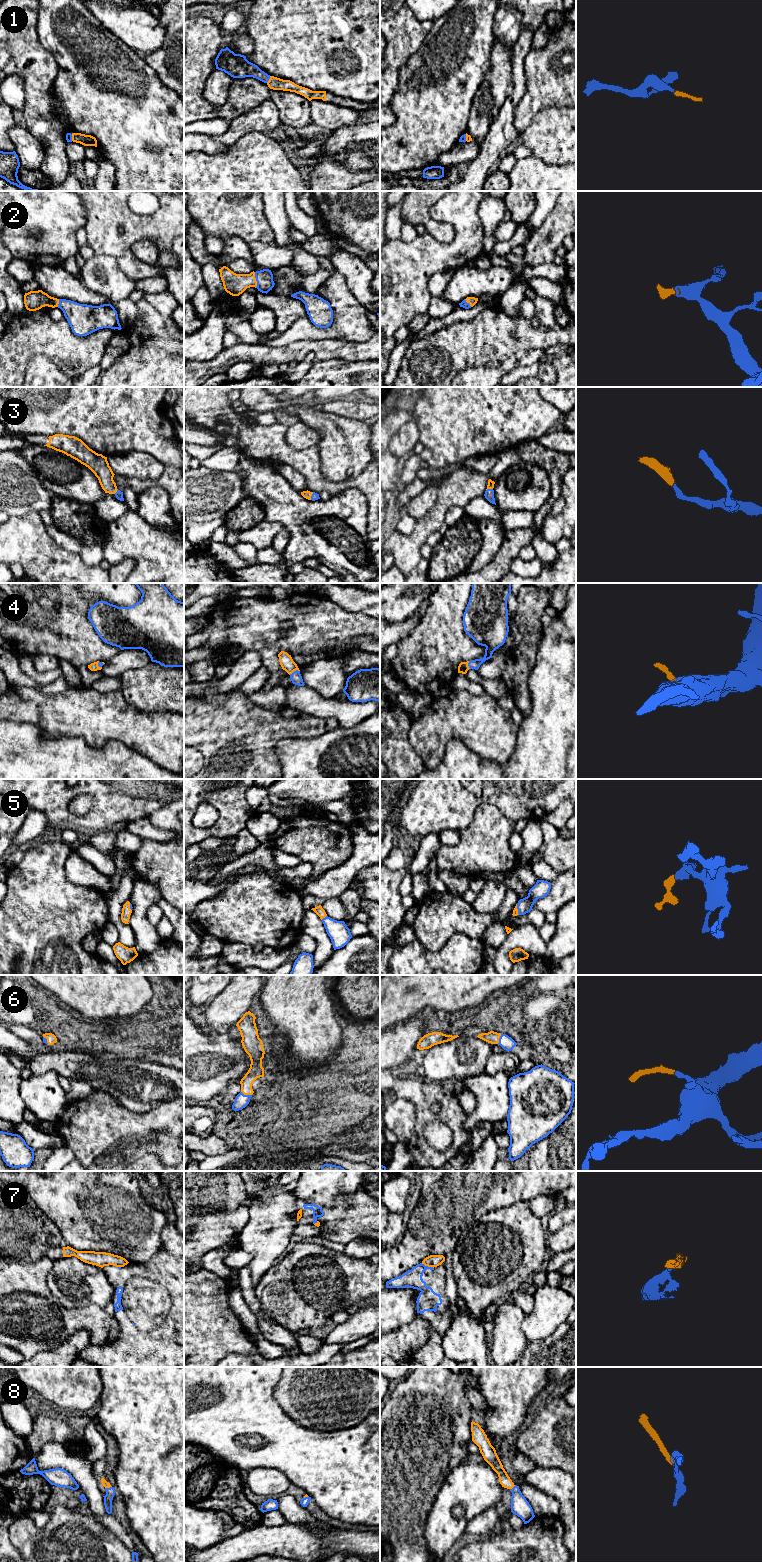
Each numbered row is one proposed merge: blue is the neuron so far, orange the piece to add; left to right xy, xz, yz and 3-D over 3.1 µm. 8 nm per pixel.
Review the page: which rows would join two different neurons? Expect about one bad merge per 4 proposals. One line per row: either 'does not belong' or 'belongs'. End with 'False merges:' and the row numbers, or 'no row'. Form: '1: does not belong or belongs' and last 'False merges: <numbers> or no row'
1: belongs
2: belongs
3: belongs
4: belongs
5: belongs
6: belongs
7: does not belong
8: belongs
False merges: 7

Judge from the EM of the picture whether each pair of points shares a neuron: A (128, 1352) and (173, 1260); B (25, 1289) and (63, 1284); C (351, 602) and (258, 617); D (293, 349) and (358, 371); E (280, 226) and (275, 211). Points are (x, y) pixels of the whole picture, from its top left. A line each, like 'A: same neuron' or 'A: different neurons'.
A: same neuron
B: different neurons
C: different neurons
D: different neurons
E: same neuron

